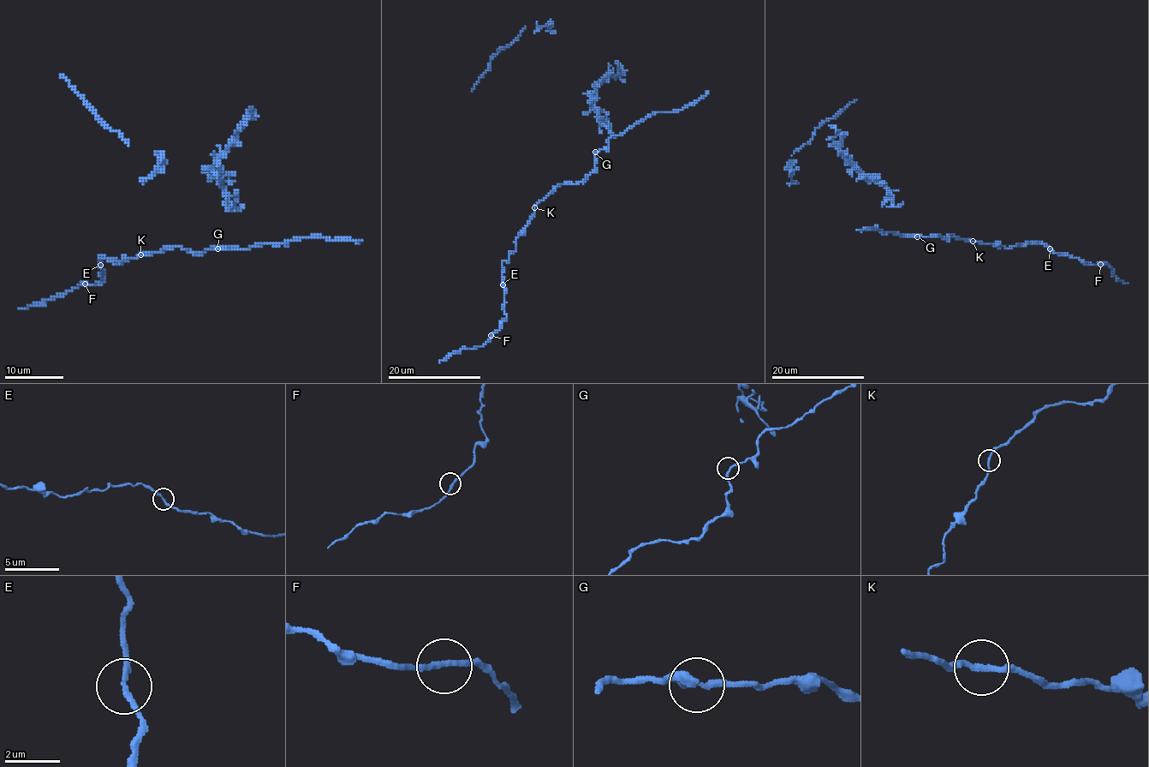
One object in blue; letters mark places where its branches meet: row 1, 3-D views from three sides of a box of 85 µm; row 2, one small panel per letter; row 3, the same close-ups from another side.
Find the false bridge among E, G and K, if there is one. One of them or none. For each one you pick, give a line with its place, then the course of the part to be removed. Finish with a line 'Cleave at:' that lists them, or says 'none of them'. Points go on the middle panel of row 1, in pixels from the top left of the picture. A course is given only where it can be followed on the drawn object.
Cleave at: none of them

